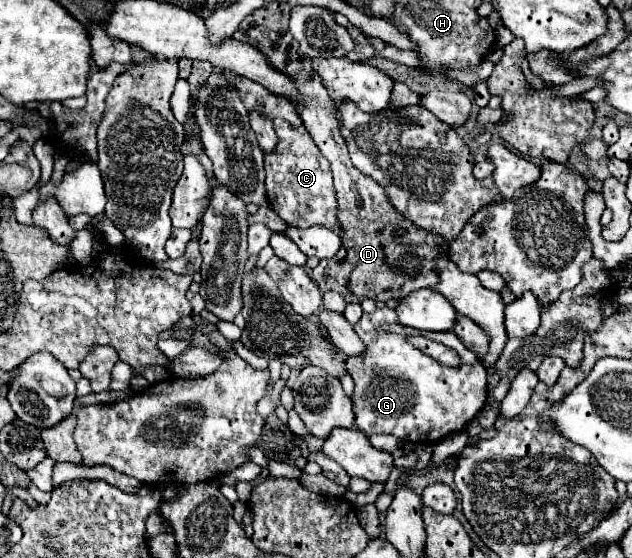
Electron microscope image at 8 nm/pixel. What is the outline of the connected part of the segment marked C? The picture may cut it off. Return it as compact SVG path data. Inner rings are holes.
M274 119L274 131L278 135L276 153L264 157L266 193L272 209L290 227L308 229L314 225L324 225L326 229L332 229L340 235L340 225L336 225L336 195L328 159L322 157L320 149L316 149L316 143L302 125L292 127L284 119Z

